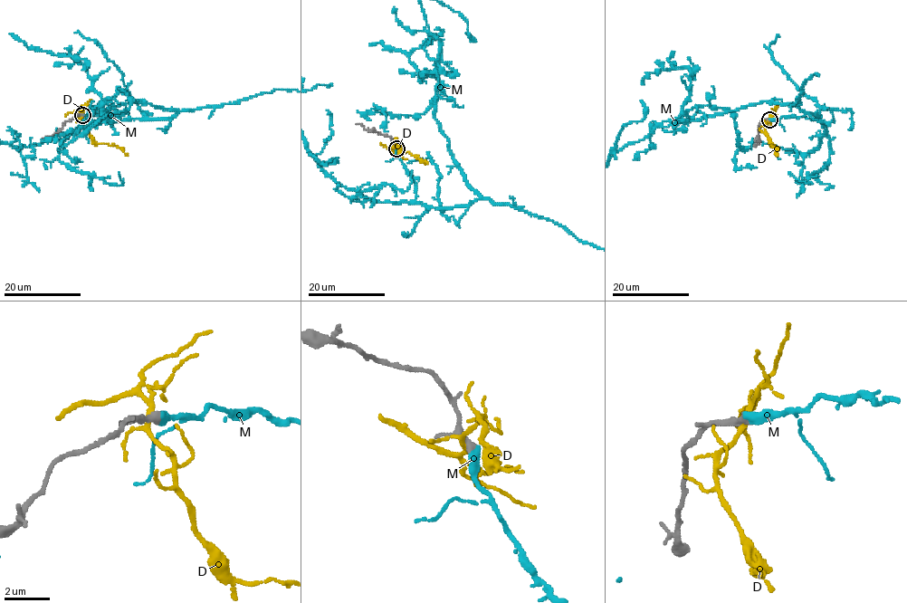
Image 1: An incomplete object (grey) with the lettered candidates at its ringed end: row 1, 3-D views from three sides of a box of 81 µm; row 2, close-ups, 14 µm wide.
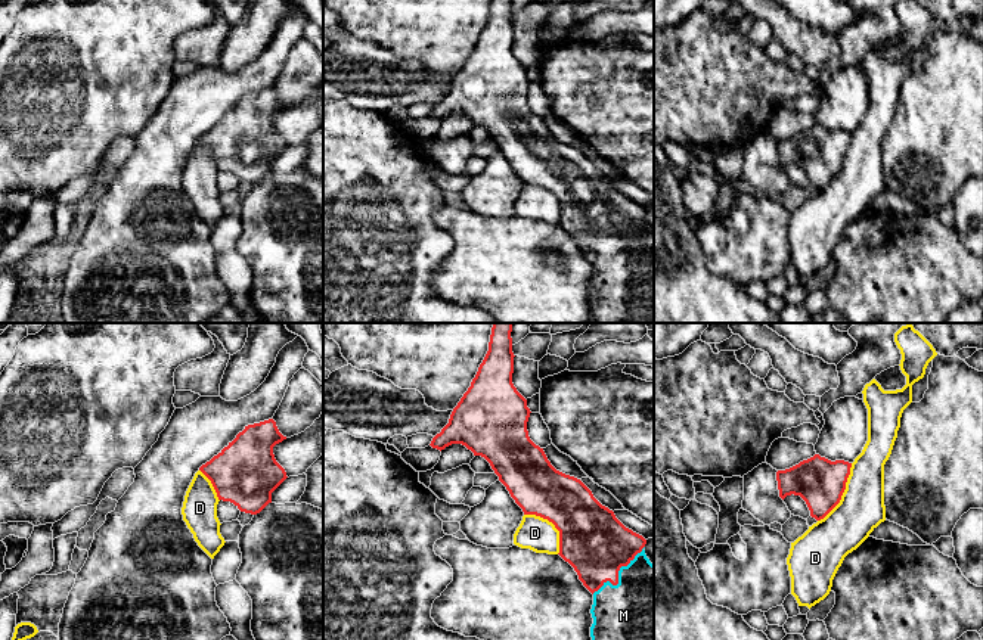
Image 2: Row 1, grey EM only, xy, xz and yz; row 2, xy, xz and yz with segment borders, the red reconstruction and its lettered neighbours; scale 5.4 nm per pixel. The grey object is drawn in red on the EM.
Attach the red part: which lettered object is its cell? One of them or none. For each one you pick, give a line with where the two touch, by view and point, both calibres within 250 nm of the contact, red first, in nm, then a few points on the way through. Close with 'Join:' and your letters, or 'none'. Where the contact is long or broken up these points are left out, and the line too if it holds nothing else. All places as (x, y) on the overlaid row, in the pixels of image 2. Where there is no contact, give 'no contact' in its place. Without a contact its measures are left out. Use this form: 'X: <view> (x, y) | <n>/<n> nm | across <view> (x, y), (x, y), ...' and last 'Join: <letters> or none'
M: xz (617, 575) | 360/420 nm
Join: M

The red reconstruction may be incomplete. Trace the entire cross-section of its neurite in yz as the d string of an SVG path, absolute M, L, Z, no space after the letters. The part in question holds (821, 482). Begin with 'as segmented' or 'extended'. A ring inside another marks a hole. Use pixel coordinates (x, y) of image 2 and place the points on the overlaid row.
as segmented; M819 454L776 472L779 497L800 495L816 521L824 519L841 500L852 463L831 462Z

